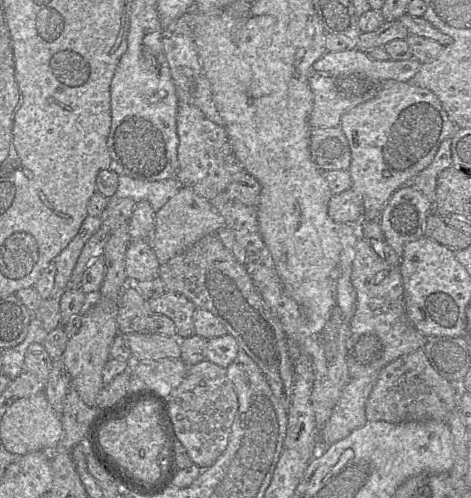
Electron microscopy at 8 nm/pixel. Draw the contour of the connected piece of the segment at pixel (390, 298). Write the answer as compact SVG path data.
M359 239L355 246L351 283L356 294L356 308L346 342L346 363L350 379L378 374L398 357L425 346L427 337L410 323L406 314L399 267L384 261L364 239Z

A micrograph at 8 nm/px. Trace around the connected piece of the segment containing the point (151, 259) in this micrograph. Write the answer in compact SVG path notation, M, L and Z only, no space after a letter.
M131 240L125 254L125 271L129 284L159 277L160 263L146 240Z

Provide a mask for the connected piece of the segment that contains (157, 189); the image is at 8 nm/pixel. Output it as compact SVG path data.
M121 174L118 176L117 190L110 199L131 198L135 202L147 201L156 214L182 187L183 185L176 178L142 181Z

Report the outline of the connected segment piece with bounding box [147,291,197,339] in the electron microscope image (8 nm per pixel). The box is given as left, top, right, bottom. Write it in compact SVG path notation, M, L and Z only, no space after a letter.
M165 291L156 298L147 299L147 305L151 313L166 315L174 322L179 339L195 334L193 319L197 307L185 296Z

